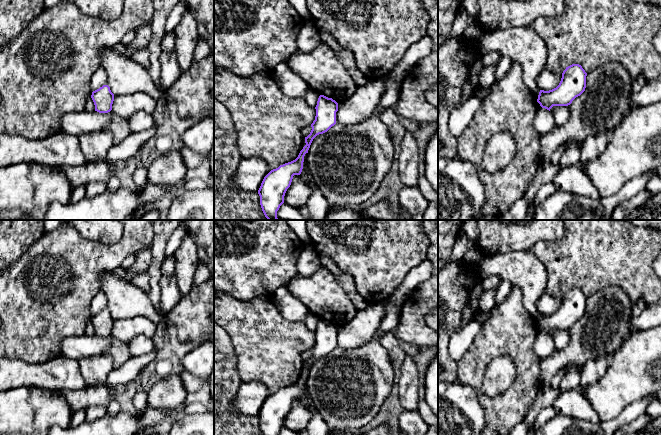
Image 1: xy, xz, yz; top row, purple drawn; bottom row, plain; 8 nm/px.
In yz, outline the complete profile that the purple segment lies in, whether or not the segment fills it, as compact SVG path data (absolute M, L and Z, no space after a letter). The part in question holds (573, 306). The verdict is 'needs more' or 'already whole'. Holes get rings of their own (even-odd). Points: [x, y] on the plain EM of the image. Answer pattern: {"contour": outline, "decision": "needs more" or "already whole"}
{"contour": "M572 288L563 295L559 309L549 315L540 314L537 326L550 335L553 330L568 330L586 312L587 297L579 288Z", "decision": "already whole"}

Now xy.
{"contour": "M103 309L92 316L91 322L95 329L95 335L99 337L108 337L112 334L114 318L108 309Z", "decision": "already whole"}

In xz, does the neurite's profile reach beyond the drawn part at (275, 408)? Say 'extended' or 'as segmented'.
as segmented

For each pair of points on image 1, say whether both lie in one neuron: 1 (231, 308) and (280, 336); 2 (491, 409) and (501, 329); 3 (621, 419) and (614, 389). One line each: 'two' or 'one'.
1: one
2: one
3: two

